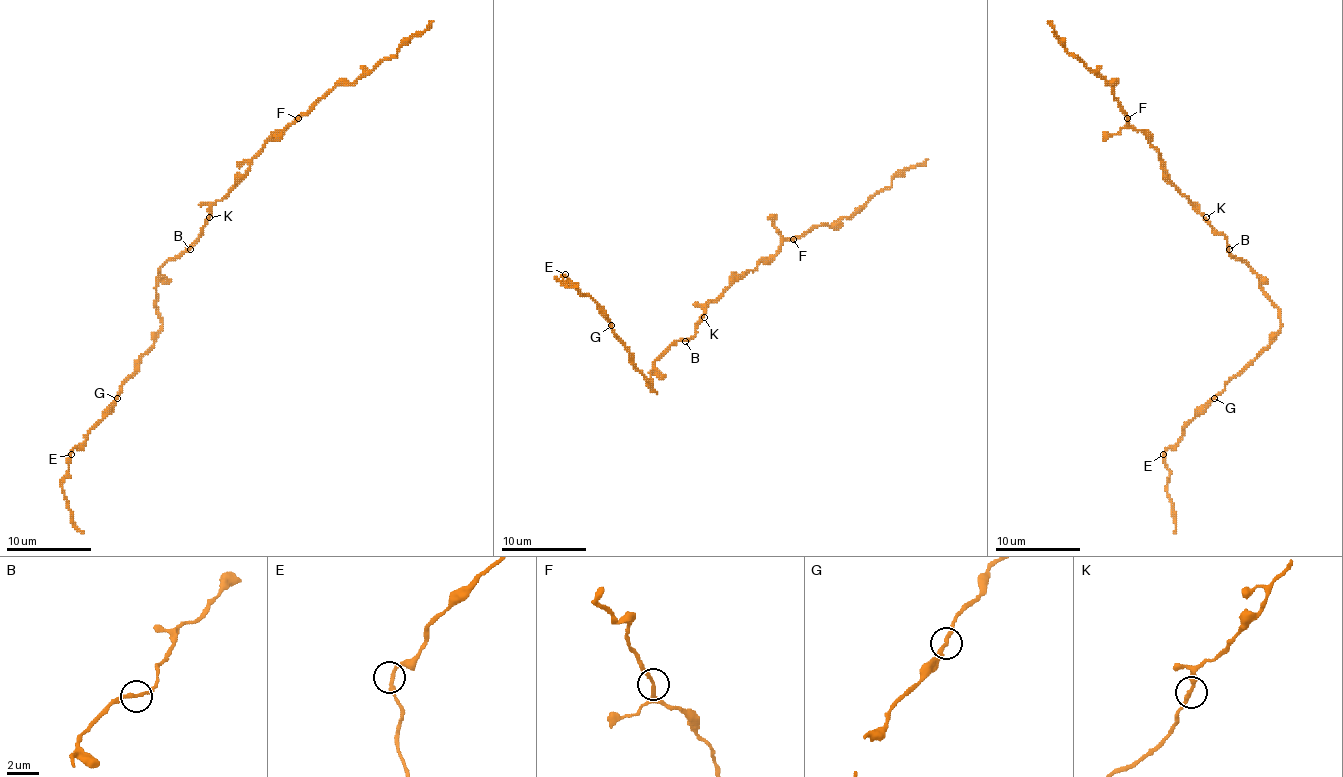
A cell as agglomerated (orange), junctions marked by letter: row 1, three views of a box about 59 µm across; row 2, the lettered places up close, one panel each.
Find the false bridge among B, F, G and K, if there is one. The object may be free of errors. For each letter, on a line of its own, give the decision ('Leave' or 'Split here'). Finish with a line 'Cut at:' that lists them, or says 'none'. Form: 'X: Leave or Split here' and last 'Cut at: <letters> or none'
B: Leave
F: Leave
G: Leave
K: Leave
Cut at: none

